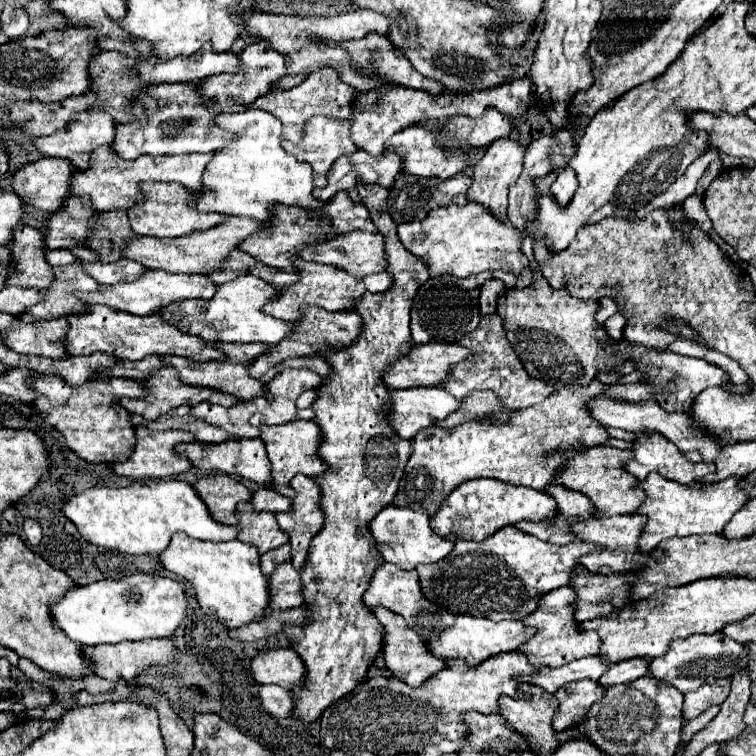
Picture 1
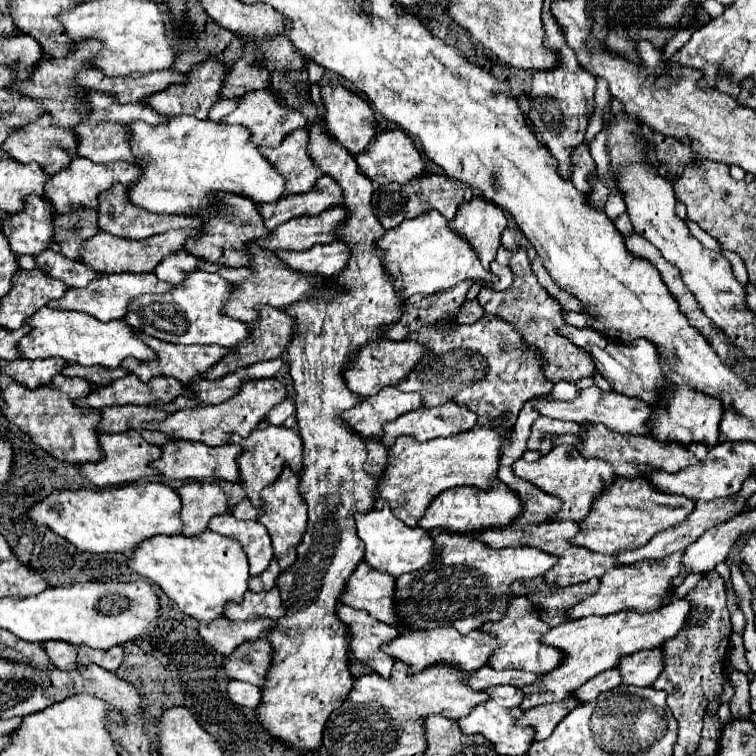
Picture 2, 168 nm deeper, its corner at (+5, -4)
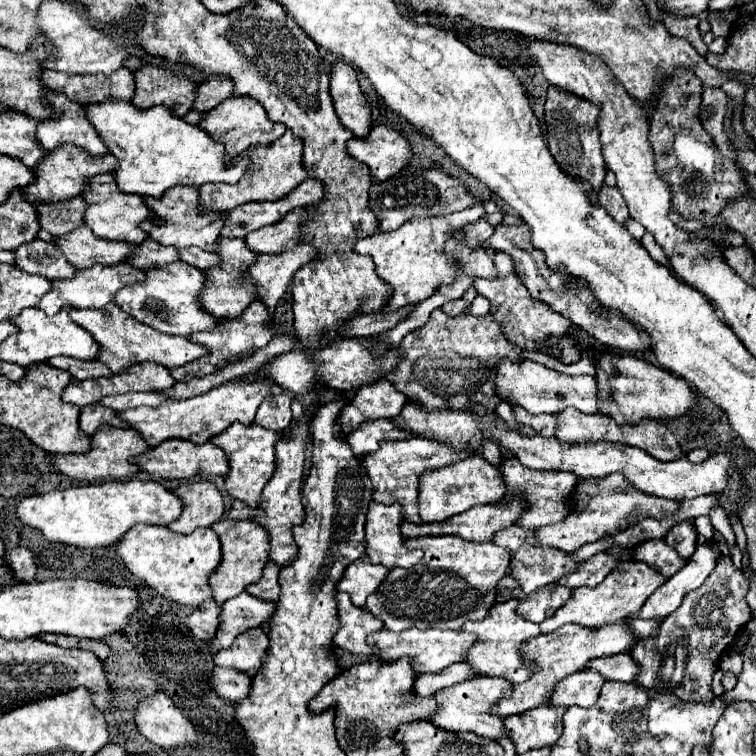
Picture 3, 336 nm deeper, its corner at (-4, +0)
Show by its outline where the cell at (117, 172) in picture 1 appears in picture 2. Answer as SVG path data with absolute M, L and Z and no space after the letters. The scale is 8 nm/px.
M75 158L75 160L71 160L71 164L67 168L63 168L63 172L57 172L55 176L51 176L47 180L43 198L47 198L47 202L55 208L57 214L63 214L63 212L69 212L75 208L95 208L97 196L101 192L111 188L111 184L115 184L115 182L123 182L125 186L133 184L139 178L139 172L141 172L141 168L131 162L95 164L87 158Z

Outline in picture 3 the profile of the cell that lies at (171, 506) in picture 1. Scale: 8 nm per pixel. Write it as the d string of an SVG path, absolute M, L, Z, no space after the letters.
M132 478L128 482L98 482L30 496L18 504L16 512L24 524L38 528L50 542L98 548L116 546L134 524L168 526L182 514L182 500L160 482Z

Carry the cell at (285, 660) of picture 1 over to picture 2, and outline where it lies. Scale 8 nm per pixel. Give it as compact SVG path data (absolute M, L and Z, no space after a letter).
M267 638L243 642L241 648L235 648L225 662L223 668L227 678L249 682L255 686L263 686L265 674L271 664L271 644Z

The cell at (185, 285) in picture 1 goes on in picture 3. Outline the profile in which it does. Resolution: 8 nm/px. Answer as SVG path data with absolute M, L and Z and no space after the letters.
M114 264L108 268L86 268L86 270L78 270L76 276L72 280L54 280L52 282L52 292L44 294L44 300L40 300L40 308L54 316L56 312L60 312L64 306L72 306L72 308L104 308L106 304L110 304L114 300L114 296L118 294L118 290L122 290L124 286L130 284L138 284L144 282L144 270L138 270L130 264Z

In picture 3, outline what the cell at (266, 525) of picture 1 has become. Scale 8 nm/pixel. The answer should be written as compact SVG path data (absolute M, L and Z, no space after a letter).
M222 518L220 522L212 524L212 530L218 534L218 538L222 542L222 548L224 548L224 564L220 566L220 572L216 572L216 576L212 576L214 600L218 604L222 604L224 600L244 592L248 584L254 584L262 578L264 564L268 562L270 536L262 526L258 526L250 518L246 518L246 520Z

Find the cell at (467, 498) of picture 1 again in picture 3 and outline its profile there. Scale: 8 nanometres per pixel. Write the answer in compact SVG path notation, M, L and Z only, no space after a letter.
M476 454L468 460L426 472L420 478L420 518L422 522L444 522L454 514L462 514L478 504L492 504L502 500L506 494L506 484L500 472L500 466L490 464L484 456Z

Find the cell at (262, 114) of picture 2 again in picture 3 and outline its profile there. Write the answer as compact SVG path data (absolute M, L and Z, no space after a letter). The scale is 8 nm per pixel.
M234 96L234 98L224 100L214 110L210 110L206 114L206 118L198 126L204 128L206 132L210 132L214 136L214 140L222 140L230 158L246 152L248 148L252 148L256 144L270 144L272 140L280 138L284 134L284 130L286 130L284 124L272 122L268 118L266 110L262 108L262 104L252 100L250 96Z

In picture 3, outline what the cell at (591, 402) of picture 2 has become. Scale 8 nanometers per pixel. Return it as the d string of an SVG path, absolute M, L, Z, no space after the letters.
M502 360L500 368L498 368L498 378L496 378L496 392L498 396L516 402L518 406L522 406L524 410L528 410L530 414L560 414L562 410L574 406L580 412L586 414L598 414L598 384L596 378L592 376L566 376L560 374L556 370L550 370L542 364L536 362L510 362L510 360Z

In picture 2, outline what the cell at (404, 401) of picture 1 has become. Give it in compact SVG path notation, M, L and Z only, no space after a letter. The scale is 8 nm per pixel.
M387 386L379 394L363 398L355 408L345 410L343 420L361 436L379 436L385 422L417 408L421 408L421 396L417 392L405 394L395 386Z

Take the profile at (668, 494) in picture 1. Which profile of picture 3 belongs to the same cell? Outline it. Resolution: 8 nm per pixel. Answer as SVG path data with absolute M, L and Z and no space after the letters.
M620 472L610 474L606 478L580 480L580 500L584 500L584 512L580 512L580 516L572 516L572 520L562 520L548 528L538 528L532 544L542 548L550 546L564 552L576 552L584 544L602 540L608 534L616 534L622 522L628 522L628 528L632 528L648 518L662 520L662 518L674 516L680 508L678 500L664 500L664 498L656 498L656 496L648 496L646 492L640 492Z

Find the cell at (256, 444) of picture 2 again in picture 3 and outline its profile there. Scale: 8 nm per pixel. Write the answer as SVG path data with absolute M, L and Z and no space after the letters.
M232 424L220 436L212 438L212 442L216 442L216 446L224 448L224 452L228 456L230 472L226 476L226 490L234 498L244 500L252 508L258 508L262 488L268 484L268 480L274 476L274 470L276 470L276 450L274 448L280 442L280 438L284 438L284 434L264 430L258 424L252 424L252 426Z

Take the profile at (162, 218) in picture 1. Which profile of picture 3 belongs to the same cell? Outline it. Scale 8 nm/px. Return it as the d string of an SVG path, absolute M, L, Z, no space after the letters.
M98 174L96 178L92 178L90 182L90 190L84 194L84 200L88 204L88 212L86 212L86 224L92 228L92 232L100 238L108 238L108 240L122 240L122 242L132 242L132 244L140 244L148 238L148 232L144 232L140 228L142 222L152 222L156 226L164 224L164 220L160 220L152 210L148 210L146 202L140 196L128 196L124 192L120 192L114 174Z

